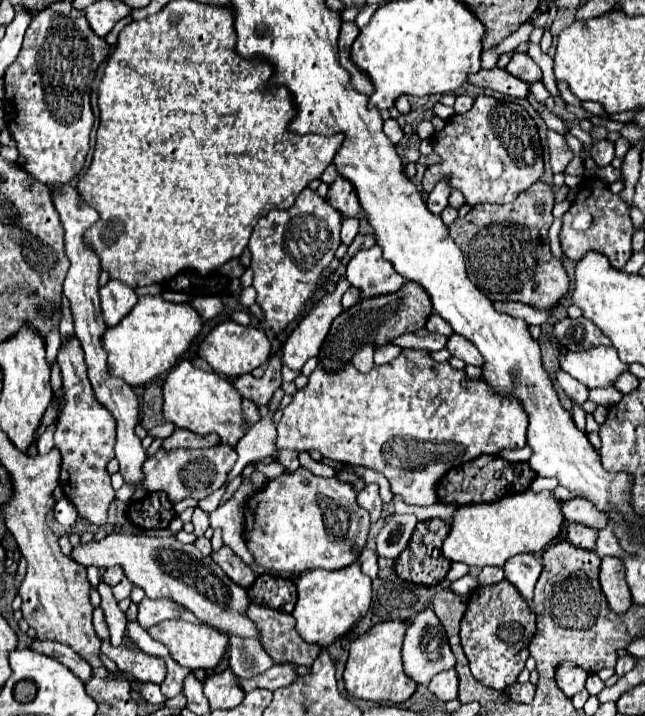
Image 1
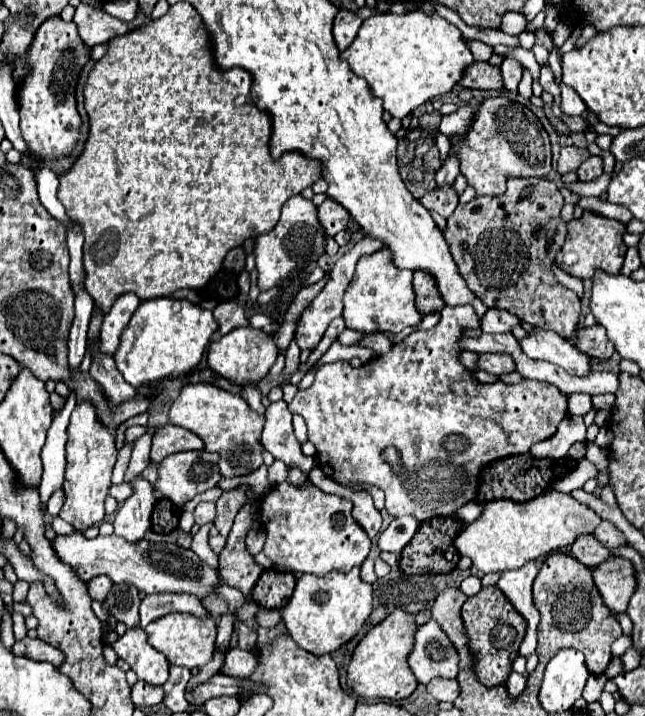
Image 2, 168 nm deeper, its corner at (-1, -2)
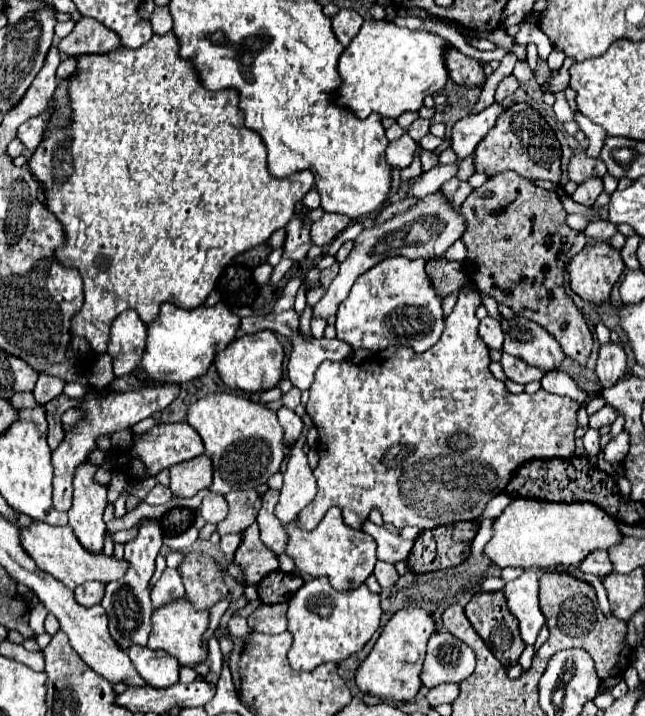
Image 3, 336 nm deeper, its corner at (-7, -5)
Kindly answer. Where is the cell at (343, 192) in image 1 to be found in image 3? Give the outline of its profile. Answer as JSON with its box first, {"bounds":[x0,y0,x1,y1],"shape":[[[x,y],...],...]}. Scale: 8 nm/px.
{"bounds":[310,214,350,246],"shape":[[[324,214],[322,220],[312,224],[312,230],[310,230],[312,244],[316,244],[316,246],[330,244],[348,224],[350,224],[348,216],[342,216],[342,214]]]}

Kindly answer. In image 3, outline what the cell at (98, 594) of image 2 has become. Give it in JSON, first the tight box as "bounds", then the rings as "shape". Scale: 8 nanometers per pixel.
{"bounds":[74,582,104,606],"shape":[[[86,582],[86,584],[80,584],[76,590],[74,590],[74,598],[78,600],[78,604],[82,606],[94,606],[94,604],[100,604],[100,598],[104,596],[104,584],[100,582]]]}

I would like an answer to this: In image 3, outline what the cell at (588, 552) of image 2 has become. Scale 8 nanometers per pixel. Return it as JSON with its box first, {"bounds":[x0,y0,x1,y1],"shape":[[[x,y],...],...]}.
{"bounds":[580,550,612,576],"shape":[[[596,550],[592,556],[588,556],[582,564],[580,564],[580,570],[584,574],[594,574],[594,576],[608,576],[612,572],[612,562],[608,558],[608,554],[604,550]]]}

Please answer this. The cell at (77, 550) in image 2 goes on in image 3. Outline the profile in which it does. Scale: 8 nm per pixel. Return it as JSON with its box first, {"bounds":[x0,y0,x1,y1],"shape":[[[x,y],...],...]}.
{"bounds":[20,522,128,590],"shape":[[[32,522],[30,526],[20,528],[20,544],[22,544],[24,552],[36,562],[38,570],[44,570],[50,576],[54,576],[56,580],[64,582],[70,590],[74,590],[76,586],[88,582],[88,580],[108,584],[116,578],[122,578],[124,566],[128,566],[128,562],[118,562],[114,556],[108,558],[102,552],[88,554],[88,550],[84,550],[78,542],[78,538],[72,534],[70,526],[48,526],[44,522]]]}

